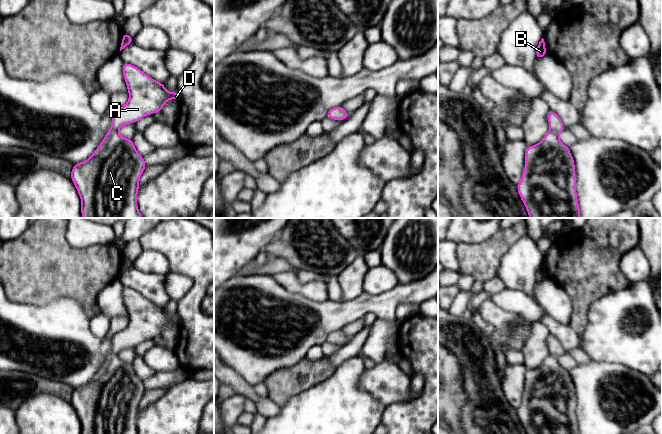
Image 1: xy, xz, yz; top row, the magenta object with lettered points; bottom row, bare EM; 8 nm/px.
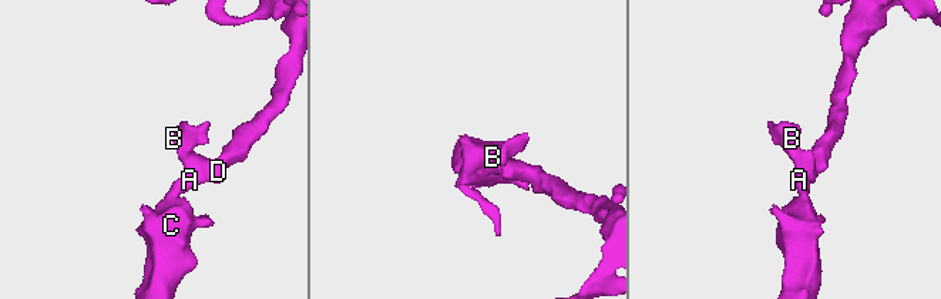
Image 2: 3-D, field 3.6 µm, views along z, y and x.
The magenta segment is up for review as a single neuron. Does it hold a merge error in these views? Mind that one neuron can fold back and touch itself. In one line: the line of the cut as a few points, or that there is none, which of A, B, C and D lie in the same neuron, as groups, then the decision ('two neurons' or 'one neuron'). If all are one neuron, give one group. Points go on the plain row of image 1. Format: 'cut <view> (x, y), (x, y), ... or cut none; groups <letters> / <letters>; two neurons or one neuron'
cut none; groups A B C D; one neuron

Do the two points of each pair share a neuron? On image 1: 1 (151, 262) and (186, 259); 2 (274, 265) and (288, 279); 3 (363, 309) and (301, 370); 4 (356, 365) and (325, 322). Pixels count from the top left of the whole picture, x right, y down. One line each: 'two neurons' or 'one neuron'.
1: two neurons
2: two neurons
3: two neurons
4: two neurons

